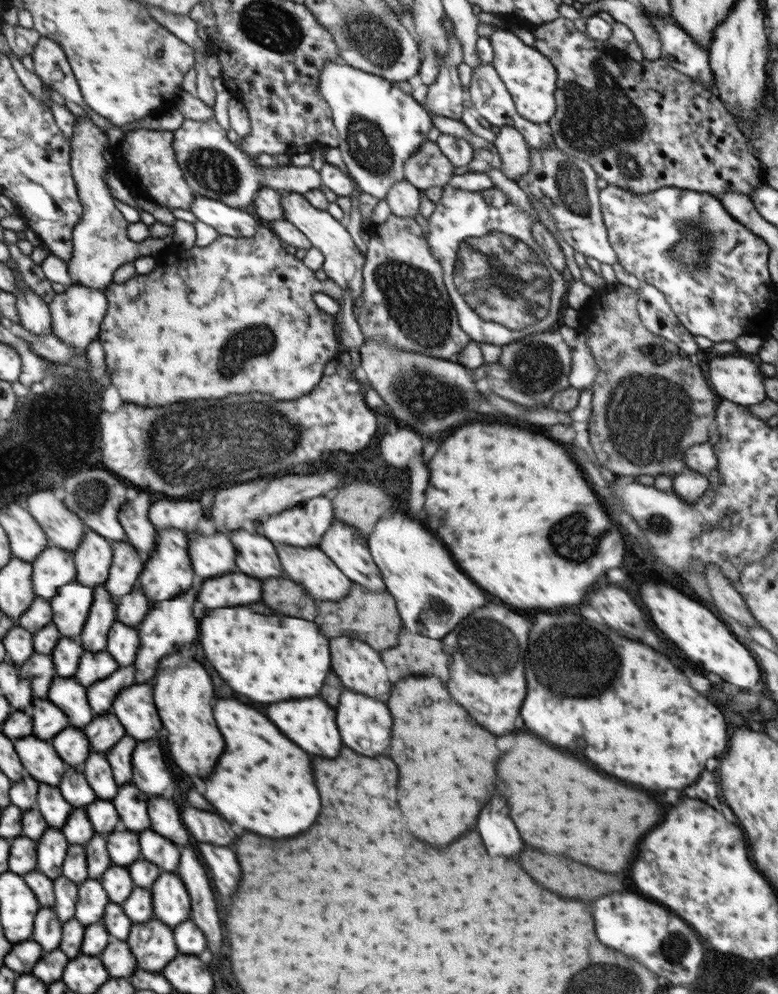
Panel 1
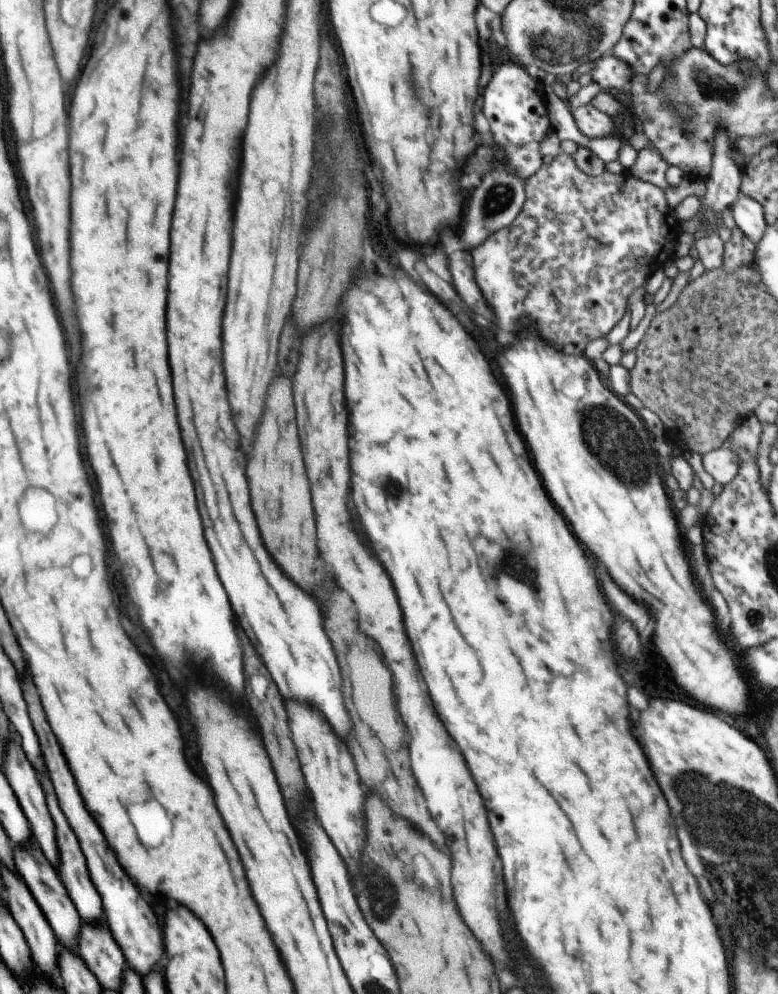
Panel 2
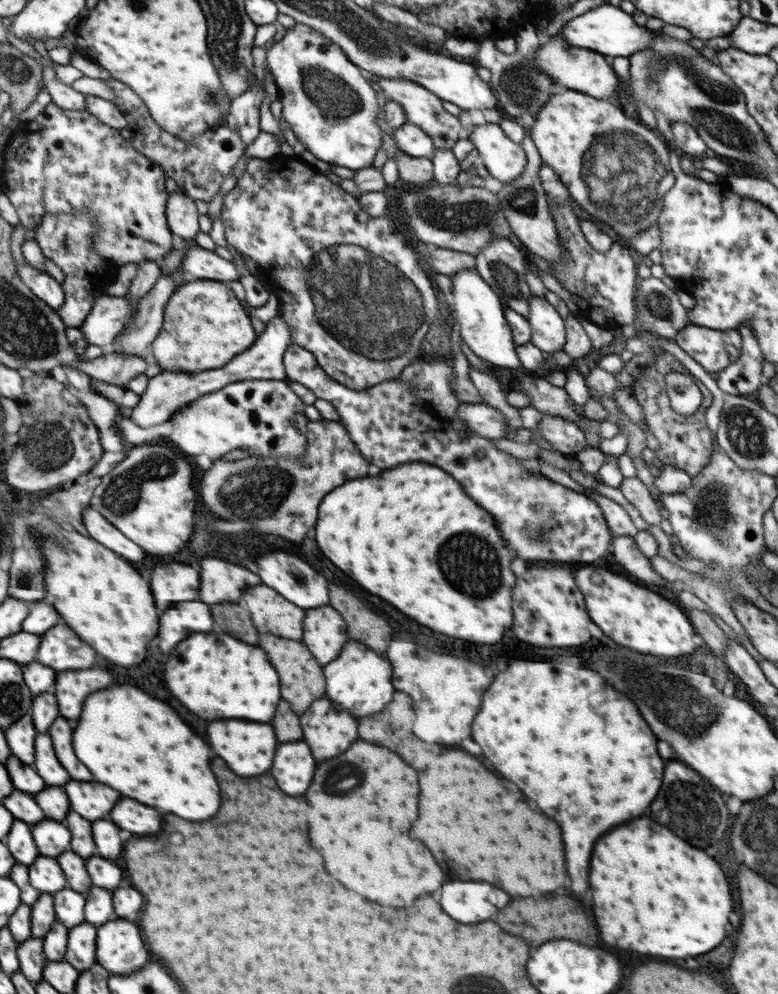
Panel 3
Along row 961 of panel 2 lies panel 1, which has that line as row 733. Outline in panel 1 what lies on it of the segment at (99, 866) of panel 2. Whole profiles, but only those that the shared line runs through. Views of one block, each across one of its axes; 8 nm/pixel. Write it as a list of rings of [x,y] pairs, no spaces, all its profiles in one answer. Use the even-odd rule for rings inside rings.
[[[133,684],[116,698],[116,710],[110,712],[120,720],[126,734],[138,742],[152,740],[162,730],[162,722],[152,702],[152,684]]]

